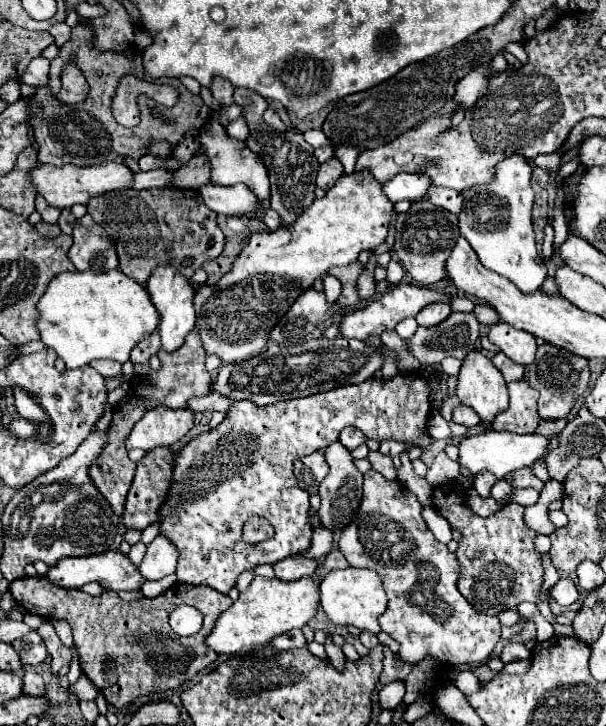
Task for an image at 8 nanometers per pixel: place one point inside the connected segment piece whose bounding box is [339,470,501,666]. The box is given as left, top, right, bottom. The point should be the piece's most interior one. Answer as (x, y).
(426, 614)

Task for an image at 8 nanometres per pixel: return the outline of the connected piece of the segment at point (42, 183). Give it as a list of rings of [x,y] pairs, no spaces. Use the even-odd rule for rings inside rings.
[[[105,162],[105,164],[99,164],[99,166],[37,164],[29,170],[29,178],[31,178],[31,184],[33,184],[35,192],[39,196],[43,196],[49,206],[55,206],[55,208],[63,210],[63,208],[71,208],[73,204],[87,204],[91,196],[99,196],[99,194],[105,194],[105,192],[111,192],[111,190],[129,188],[133,172],[125,164],[117,164],[117,162]]]

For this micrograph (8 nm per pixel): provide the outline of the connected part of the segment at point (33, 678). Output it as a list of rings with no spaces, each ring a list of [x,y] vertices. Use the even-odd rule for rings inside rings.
[[[27,670],[23,672],[23,692],[31,694],[31,696],[39,696],[45,690],[43,678],[35,672],[35,670]]]

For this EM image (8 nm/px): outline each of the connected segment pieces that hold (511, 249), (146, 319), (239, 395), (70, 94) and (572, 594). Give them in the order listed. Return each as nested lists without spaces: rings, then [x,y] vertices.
[[[511,154],[497,166],[495,182],[489,192],[463,192],[465,202],[459,214],[459,232],[469,240],[481,264],[507,280],[511,280],[523,294],[533,294],[547,278],[547,268],[539,262],[535,248],[535,234],[531,228],[533,188],[531,164],[521,154]]]
[[[121,270],[103,274],[63,272],[55,276],[37,302],[37,328],[45,346],[53,348],[67,368],[79,368],[97,358],[127,362],[133,346],[159,324],[149,294]]]
[[[319,338],[297,346],[269,344],[269,350],[247,362],[237,362],[235,366],[221,366],[221,372],[209,390],[231,400],[251,400],[259,406],[275,404],[281,400],[305,398],[319,392],[329,392],[347,384],[361,384],[377,370],[383,368],[385,358],[399,362],[399,354],[387,346],[369,346],[355,338]]]
[[[71,60],[67,62],[67,66],[63,68],[63,74],[61,74],[61,82],[63,82],[63,88],[59,90],[59,98],[63,102],[83,102],[87,92],[89,92],[89,86],[87,86],[87,80],[81,72],[81,68]]]
[[[561,578],[561,580],[551,588],[551,598],[557,600],[561,606],[569,606],[569,604],[577,602],[577,596],[579,596],[577,586],[575,586],[571,580],[567,580],[567,578]]]

